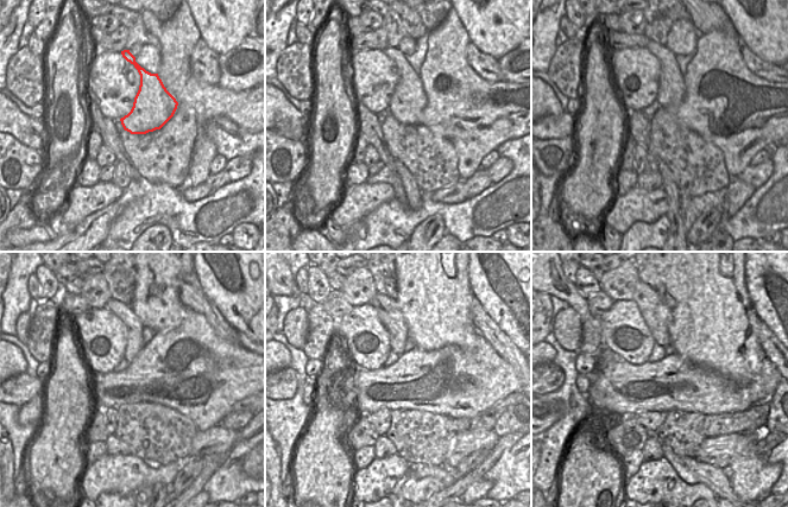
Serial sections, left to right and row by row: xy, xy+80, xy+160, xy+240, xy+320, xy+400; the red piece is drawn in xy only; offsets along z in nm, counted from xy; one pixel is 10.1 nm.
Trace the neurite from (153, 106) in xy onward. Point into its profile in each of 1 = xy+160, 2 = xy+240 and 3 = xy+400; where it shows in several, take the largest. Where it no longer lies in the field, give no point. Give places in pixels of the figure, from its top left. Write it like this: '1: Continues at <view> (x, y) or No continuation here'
1: Continues at xy+160 (672, 89)
2: Continues at xy+240 (134, 325)
3: Continues at xy+400 (647, 298)

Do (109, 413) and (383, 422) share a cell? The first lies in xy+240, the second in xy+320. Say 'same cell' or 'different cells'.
same cell

